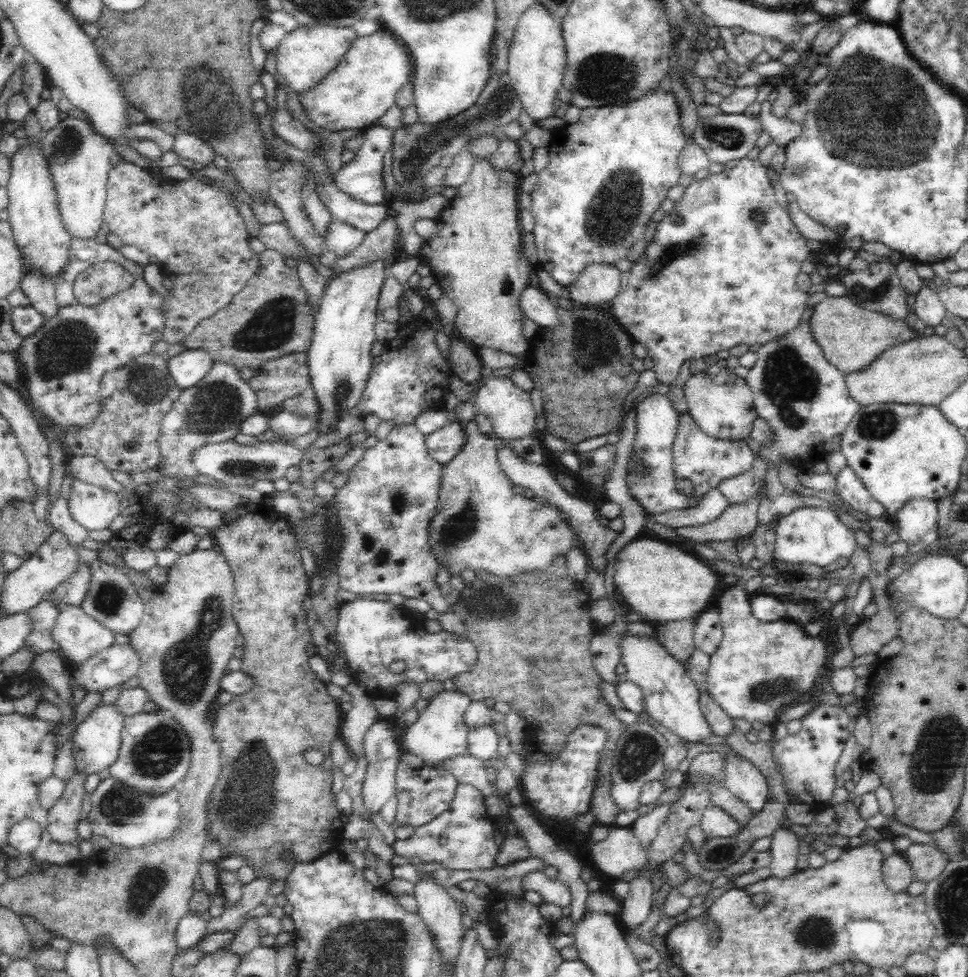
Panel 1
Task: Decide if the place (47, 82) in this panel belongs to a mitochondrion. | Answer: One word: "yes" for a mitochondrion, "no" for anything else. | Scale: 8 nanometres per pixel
no

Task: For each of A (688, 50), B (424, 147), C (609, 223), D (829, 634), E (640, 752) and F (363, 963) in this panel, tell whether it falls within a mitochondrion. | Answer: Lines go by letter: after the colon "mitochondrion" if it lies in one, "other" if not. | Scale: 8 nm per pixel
A: mitochondrion
B: mitochondrion
C: mitochondrion
D: other
E: mitochondrion
F: mitochondrion

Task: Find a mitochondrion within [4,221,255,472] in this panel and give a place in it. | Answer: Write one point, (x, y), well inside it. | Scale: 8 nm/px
(62, 350)

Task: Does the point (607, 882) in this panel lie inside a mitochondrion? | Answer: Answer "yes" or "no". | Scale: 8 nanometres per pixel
no

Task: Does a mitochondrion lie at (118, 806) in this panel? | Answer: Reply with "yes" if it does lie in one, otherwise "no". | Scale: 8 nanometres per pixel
yes

